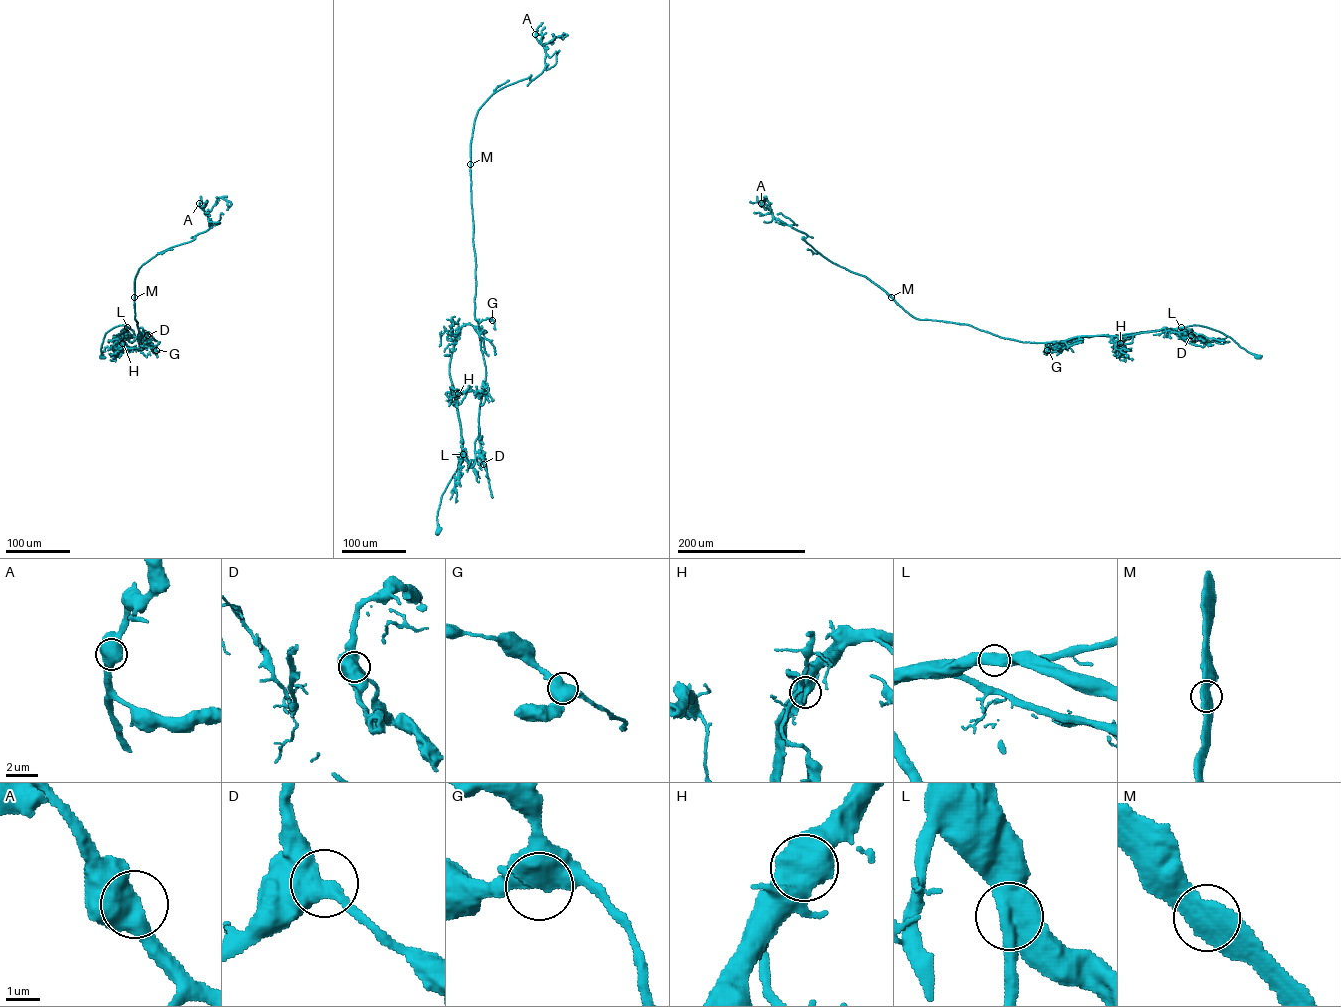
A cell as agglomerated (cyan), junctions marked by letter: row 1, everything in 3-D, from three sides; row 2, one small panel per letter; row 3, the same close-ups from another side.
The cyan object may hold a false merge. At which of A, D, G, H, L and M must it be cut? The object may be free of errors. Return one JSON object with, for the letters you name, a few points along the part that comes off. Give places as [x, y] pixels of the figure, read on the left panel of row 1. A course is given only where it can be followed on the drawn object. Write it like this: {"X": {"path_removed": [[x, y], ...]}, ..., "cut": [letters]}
{"cut": []}

